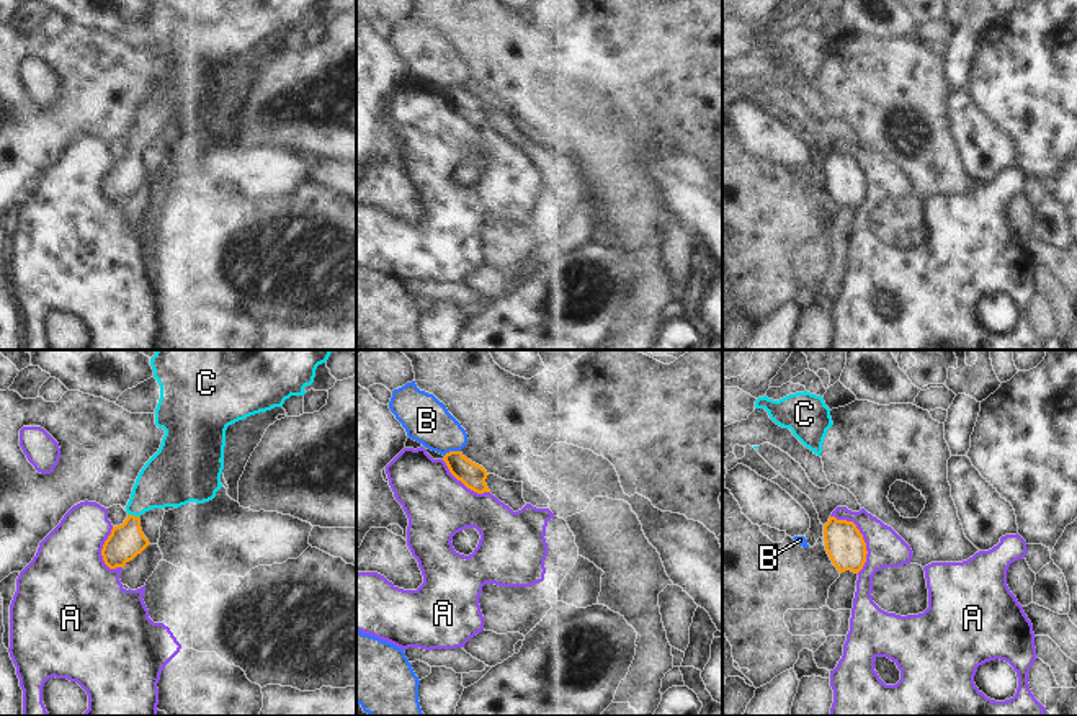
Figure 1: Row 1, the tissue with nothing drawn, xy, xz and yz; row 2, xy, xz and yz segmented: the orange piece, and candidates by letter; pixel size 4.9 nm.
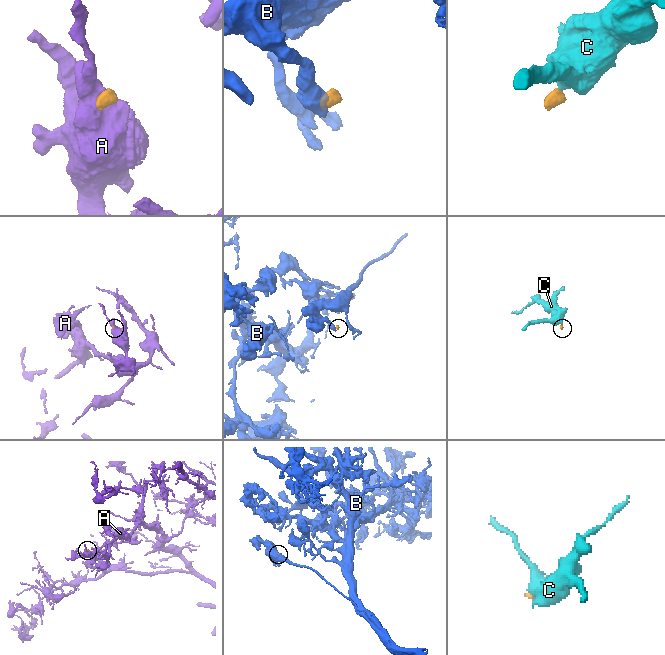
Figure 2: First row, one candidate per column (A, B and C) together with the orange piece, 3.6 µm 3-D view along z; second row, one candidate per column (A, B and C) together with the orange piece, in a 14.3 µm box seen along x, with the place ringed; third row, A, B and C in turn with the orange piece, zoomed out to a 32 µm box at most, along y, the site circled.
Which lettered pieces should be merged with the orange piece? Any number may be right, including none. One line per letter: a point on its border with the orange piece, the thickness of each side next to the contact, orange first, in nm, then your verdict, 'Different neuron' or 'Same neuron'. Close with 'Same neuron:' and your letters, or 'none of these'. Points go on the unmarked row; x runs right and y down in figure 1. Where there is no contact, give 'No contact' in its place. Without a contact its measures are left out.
A: Touches orange at yz (862, 170). Thickness 190 nm (orange) against 180 nm. Different neuron
B: Touches orange at xz (451, 85). Thickness 120 nm (orange) against 220 nm. Different neuron
C: Touches orange at xy (133, 149). Thickness 170 nm (orange) against 280 nm. Same neuron
Same neuron: C

